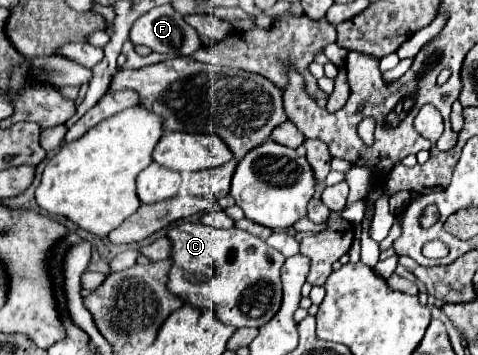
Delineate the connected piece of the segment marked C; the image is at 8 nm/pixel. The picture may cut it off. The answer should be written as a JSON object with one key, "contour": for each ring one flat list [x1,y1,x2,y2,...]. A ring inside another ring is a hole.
{"contour":[[182,223,168,233,174,265,168,273,168,289,188,305,210,309,216,317,240,327,262,327,282,305,280,269,286,257,262,239,242,229,214,229,202,223],[246,293,246,297,244,297]]}

